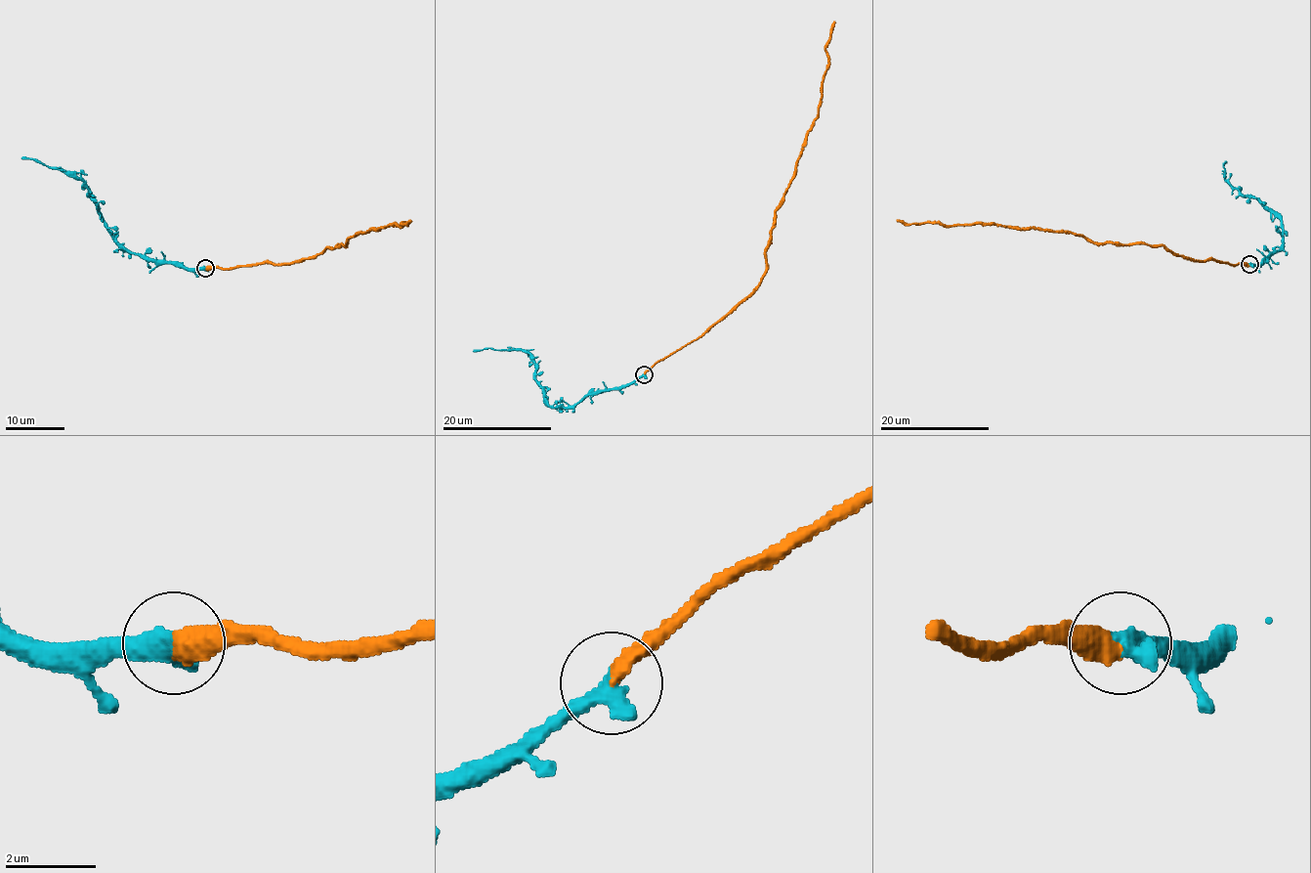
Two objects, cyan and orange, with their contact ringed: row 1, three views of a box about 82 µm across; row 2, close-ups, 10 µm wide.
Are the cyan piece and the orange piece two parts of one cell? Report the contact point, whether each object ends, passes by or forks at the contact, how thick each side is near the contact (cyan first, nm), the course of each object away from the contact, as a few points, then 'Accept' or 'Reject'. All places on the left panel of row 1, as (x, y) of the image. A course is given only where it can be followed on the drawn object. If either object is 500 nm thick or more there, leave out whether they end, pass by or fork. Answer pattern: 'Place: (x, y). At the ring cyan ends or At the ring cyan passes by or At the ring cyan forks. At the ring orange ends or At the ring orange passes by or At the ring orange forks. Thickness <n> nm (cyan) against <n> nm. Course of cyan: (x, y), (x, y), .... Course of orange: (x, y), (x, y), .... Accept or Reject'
Place: (205, 268). Thickness 600 nm (cyan) against 440 nm. Course of cyan: (206, 268), (145, 259), (122, 246), (80, 179), (21, 156). Course of orange: (206, 268), (292, 264), (315, 258), (325, 247), (345, 244), (354, 235), (410, 220). Reject

